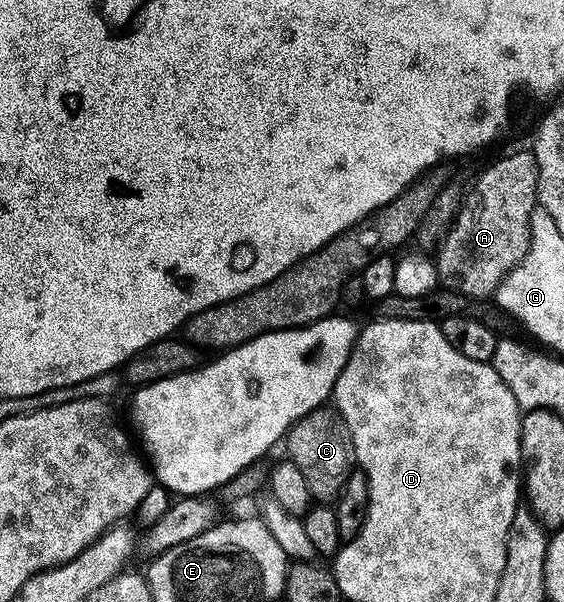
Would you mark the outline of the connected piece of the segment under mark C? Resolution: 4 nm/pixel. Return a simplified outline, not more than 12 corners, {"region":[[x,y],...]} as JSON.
{"region":[[339,411],[295,426],[290,460],[311,500],[335,506],[358,454]]}

